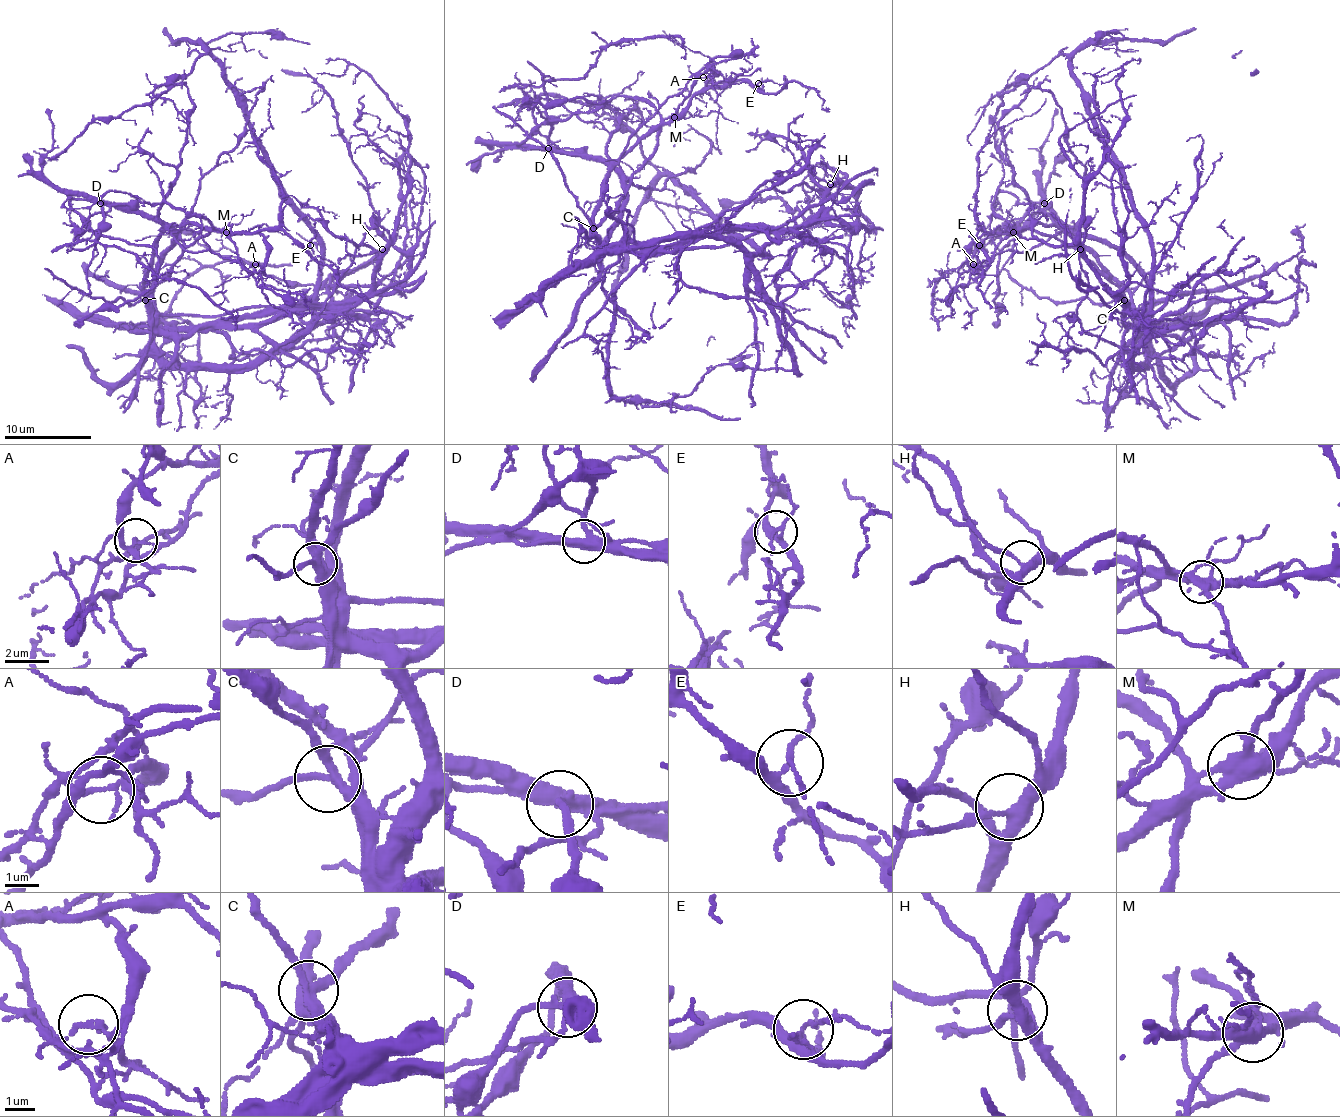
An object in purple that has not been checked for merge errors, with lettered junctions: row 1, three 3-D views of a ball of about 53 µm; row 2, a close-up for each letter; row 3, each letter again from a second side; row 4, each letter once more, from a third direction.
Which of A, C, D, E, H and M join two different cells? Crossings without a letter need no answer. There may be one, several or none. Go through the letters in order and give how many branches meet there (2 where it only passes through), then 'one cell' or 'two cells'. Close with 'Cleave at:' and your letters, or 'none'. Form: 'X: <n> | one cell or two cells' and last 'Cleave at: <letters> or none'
A: 4 | two cells
C: 4 | two cells
D: 3 | two cells
E: 4 | one cell
H: 3 | one cell
M: 5 | two cells
Cleave at: A, C, D, M

